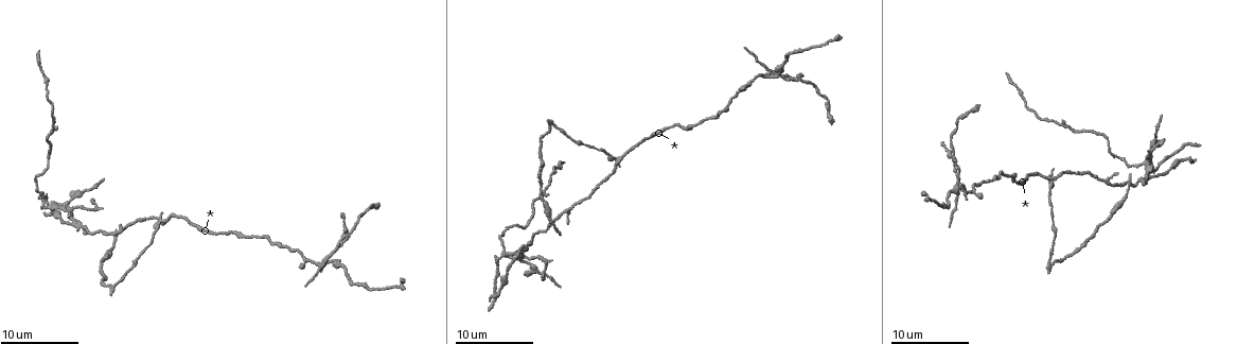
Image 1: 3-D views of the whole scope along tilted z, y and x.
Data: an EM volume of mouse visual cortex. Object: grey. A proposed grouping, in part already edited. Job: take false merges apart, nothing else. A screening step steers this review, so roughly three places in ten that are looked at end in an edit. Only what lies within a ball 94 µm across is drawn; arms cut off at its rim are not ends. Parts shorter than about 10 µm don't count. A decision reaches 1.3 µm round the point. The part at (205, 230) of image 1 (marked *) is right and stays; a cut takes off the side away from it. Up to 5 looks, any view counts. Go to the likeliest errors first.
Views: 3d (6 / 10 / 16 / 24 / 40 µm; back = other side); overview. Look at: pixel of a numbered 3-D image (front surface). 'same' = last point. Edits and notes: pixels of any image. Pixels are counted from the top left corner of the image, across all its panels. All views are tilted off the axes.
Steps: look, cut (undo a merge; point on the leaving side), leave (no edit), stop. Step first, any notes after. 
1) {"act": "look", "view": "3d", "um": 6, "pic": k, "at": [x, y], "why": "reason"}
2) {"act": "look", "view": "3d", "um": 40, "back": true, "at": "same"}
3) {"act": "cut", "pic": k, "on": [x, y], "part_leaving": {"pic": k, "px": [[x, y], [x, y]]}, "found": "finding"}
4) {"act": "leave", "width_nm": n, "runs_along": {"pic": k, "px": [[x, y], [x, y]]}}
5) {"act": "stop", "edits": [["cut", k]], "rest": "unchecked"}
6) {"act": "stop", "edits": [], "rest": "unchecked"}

{"act": "look", "view": "3d", "um": 10, "pic": 1, "at": [769, 75], "why": "looks like a crossing"}

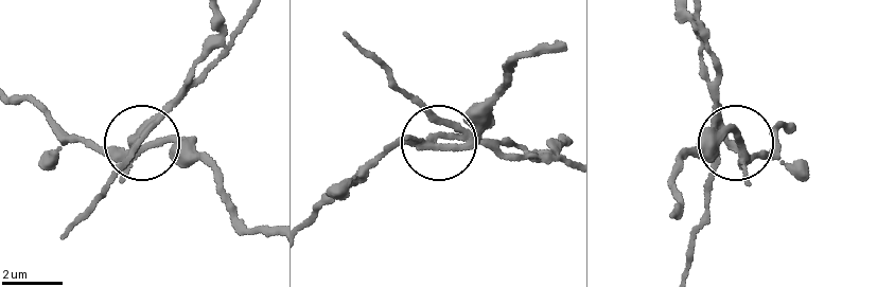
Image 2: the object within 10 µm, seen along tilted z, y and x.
{"act": "cut", "pic": 2, "on": [117, 165], "side_arm_um": 14, "part_leaving": {"pic": 2, "px": [[425, 142], [451, 136], [564, 157]]}, "found": "two neurons meet here"}

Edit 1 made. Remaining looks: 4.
{"act": "look", "view": "3d", "um": 6, "pic": 1, "at": [616, 161]}

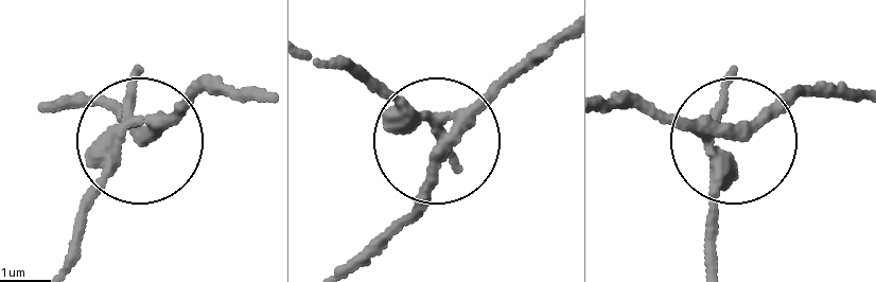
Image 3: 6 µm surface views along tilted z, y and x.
{"act": "look", "view": "3d", "um": 6, "back": true, "pic": 3, "at": [738, 137]}

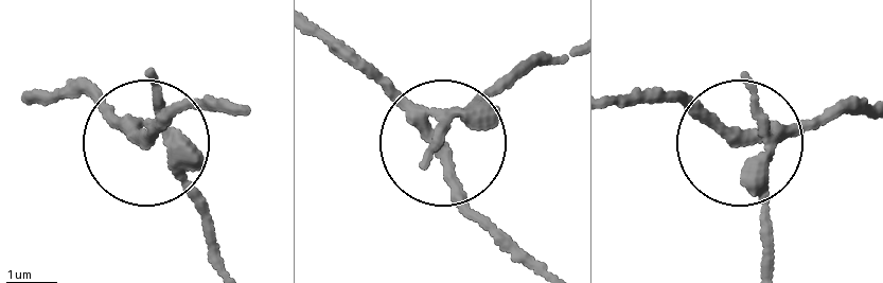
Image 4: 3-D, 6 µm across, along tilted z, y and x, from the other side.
{"act": "cut", "pic": 4, "on": [198, 210], "arms": 4, "part_leaving": {"pic": 4, "px": [[173, 157], [216, 269]]}, "found": "a second neuron is stuck on"}

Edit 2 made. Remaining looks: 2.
{"act": "stop", "edits": [["cut", 2], ["cut", 4]], "rest": "unchecked"}

